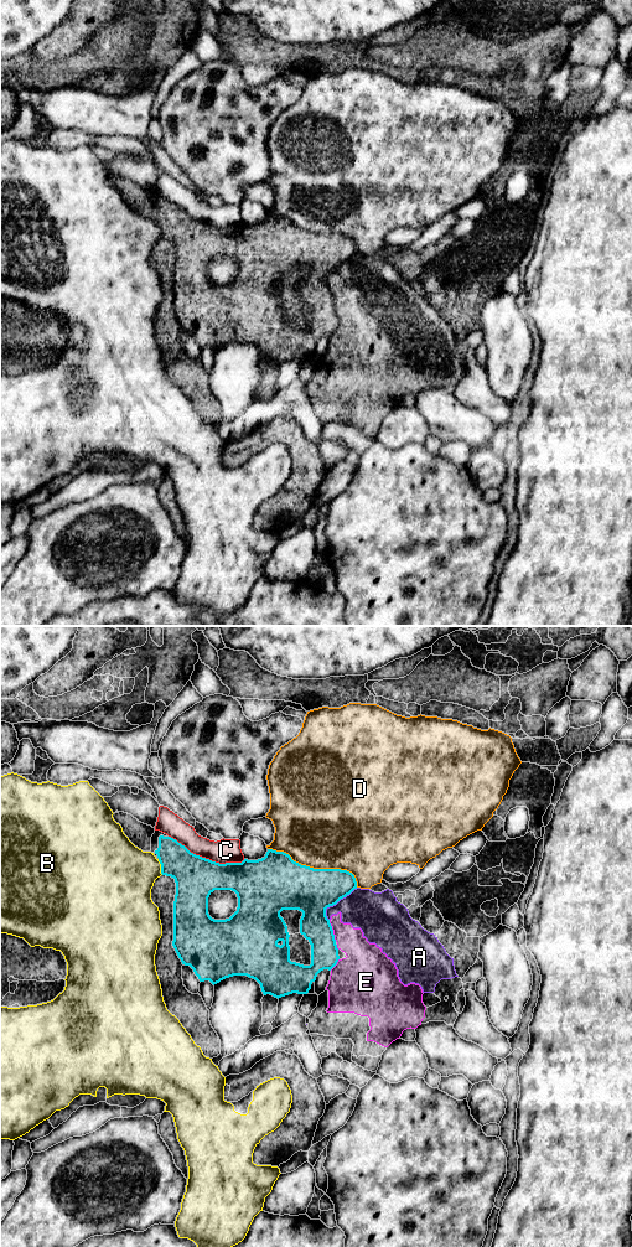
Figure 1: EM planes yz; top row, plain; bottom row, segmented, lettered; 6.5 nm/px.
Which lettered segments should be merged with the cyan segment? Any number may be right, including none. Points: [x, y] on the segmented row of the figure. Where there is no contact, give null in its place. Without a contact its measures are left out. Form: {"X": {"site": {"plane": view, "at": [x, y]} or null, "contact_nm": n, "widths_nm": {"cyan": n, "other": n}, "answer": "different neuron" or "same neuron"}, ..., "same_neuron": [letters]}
{"A": {"site": {"plane": "yz", "at": [336, 903]}, "contact_nm": 280, "widths_nm": {"cyan": 300, "other": 280}, "answer": "different neuron"}, "B": {"site": {"plane": "yz", "at": [161, 867]}, "contact_nm": 110, "widths_nm": {"cyan": 280, "other": 400}, "answer": "different neuron"}, "C": {"site": {"plane": "yz", "at": [207, 859]}, "contact_nm": 500, "widths_nm": {"cyan": 280, "other": 160}, "answer": "different neuron"}, "D": {"site": {"plane": "yz", "at": [316, 869]}, "contact_nm": 650, "widths_nm": {"cyan": 340, "other": 480}, "answer": "different neuron"}, "E": {"site": {"plane": "yz", "at": [332, 931]}, "contact_nm": 150, "widths_nm": {"cyan": 220, "other": 200}, "answer": "different neuron"}, "same_neuron": []}

